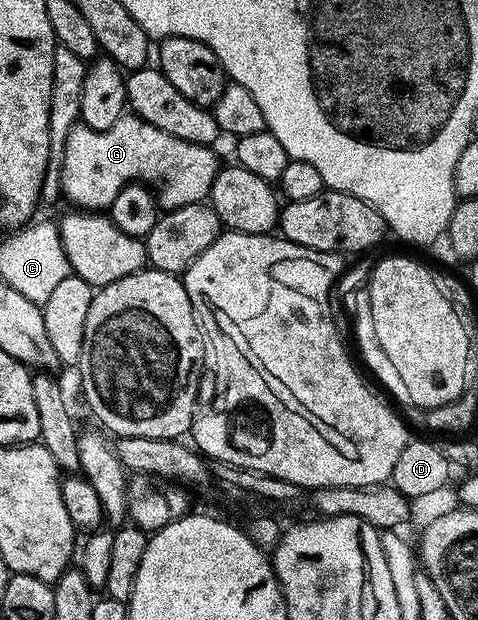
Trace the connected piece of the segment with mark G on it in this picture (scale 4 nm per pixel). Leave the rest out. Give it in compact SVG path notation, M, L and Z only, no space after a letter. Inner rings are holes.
M133 113L123 114L121 119L112 125L112 129L97 131L85 125L75 125L64 142L63 163L61 167L61 194L64 199L78 209L89 209L95 213L105 212L116 201L116 193L128 183L159 179L156 186L156 199L166 211L184 205L203 202L209 196L214 179L220 170L218 155L213 146L205 147L189 143L183 139L164 133L164 129L156 129L156 125L148 125L140 116Z

